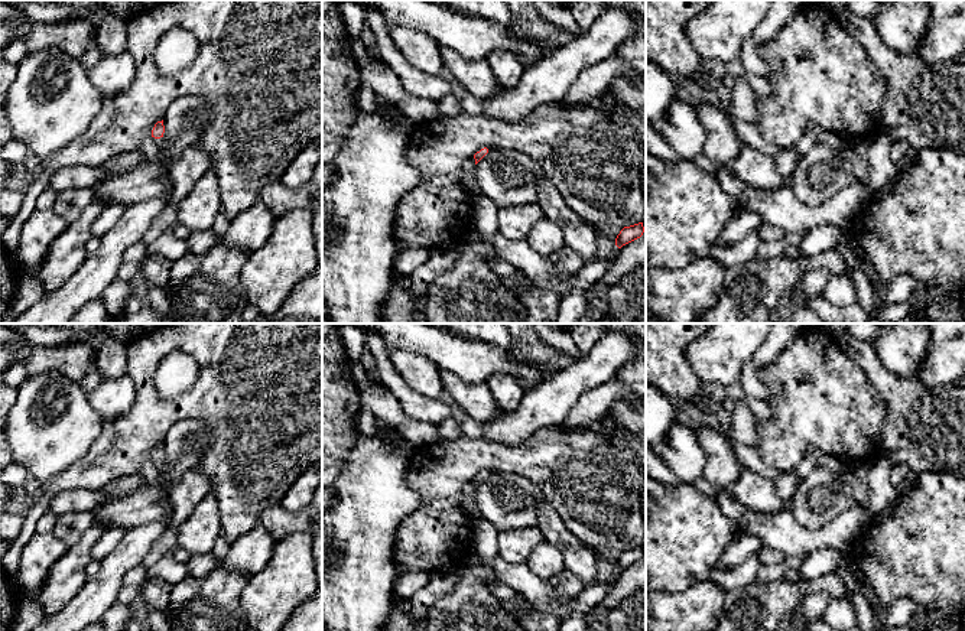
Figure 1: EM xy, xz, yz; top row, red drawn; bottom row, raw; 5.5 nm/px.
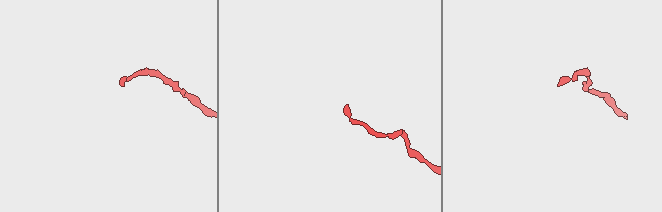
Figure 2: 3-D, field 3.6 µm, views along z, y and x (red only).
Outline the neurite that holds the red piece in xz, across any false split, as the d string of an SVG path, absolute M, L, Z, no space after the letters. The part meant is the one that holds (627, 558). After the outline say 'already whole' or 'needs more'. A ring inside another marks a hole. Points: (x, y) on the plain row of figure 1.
M643 546L624 550L615 562L615 569L621 572L623 569L640 562L644 556Z | already whole

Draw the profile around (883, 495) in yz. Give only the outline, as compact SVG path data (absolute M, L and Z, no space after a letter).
M883 453L877 455L870 464L867 479L870 482L870 514L871 523L887 521L897 502L897 488L891 484L890 475L893 462Z

